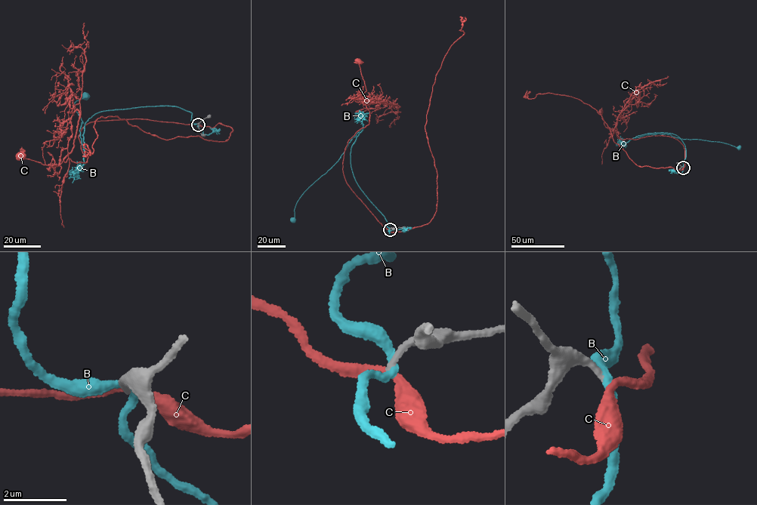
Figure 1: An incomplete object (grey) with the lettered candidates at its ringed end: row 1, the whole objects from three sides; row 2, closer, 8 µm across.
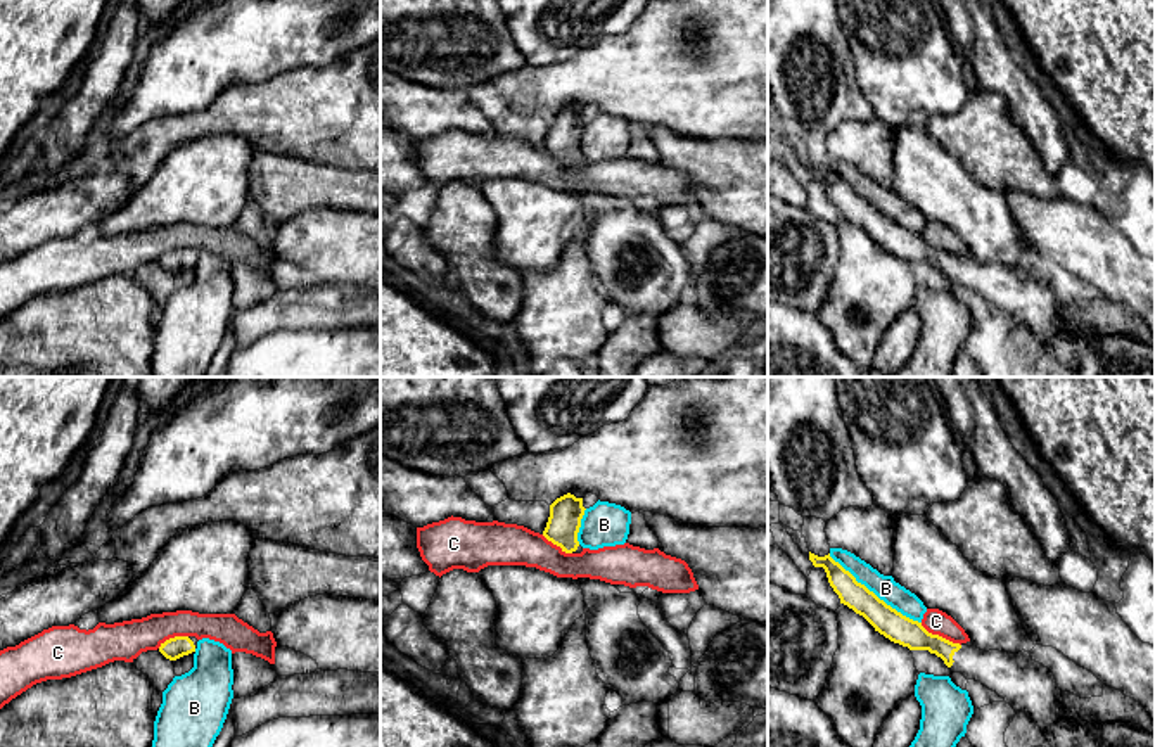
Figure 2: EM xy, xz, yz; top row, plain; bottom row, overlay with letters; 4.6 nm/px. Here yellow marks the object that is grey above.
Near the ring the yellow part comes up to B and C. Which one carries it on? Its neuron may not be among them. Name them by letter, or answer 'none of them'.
none of them

